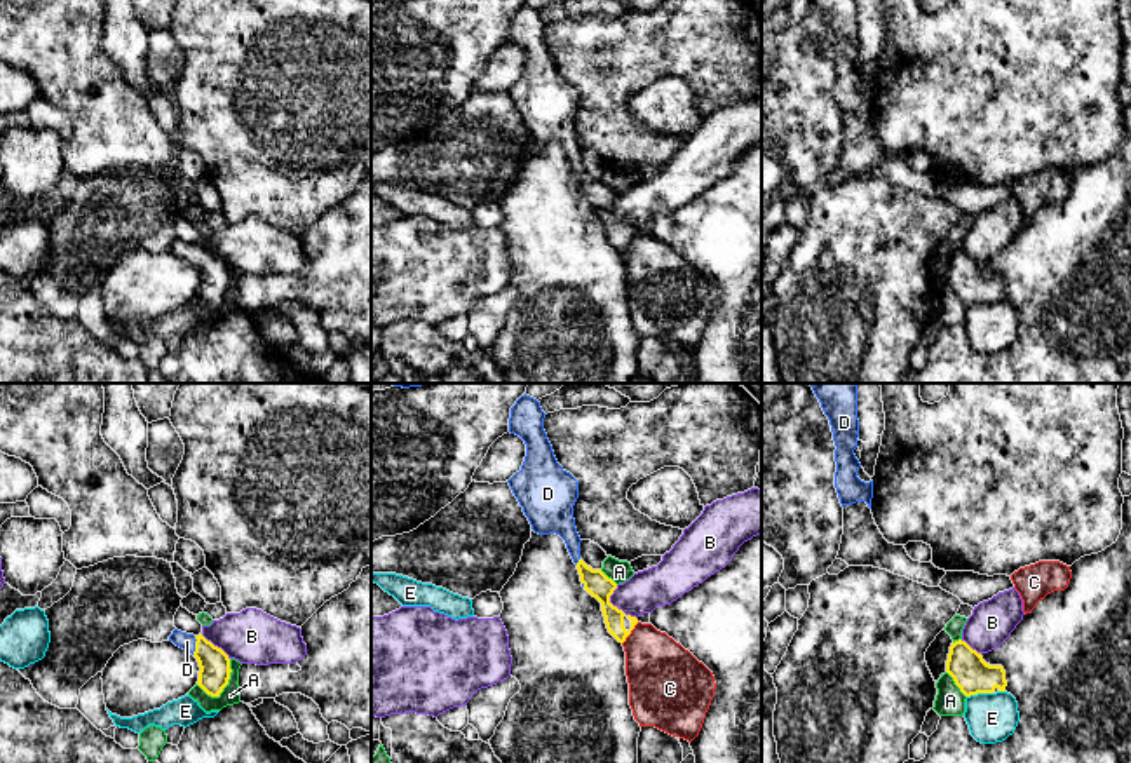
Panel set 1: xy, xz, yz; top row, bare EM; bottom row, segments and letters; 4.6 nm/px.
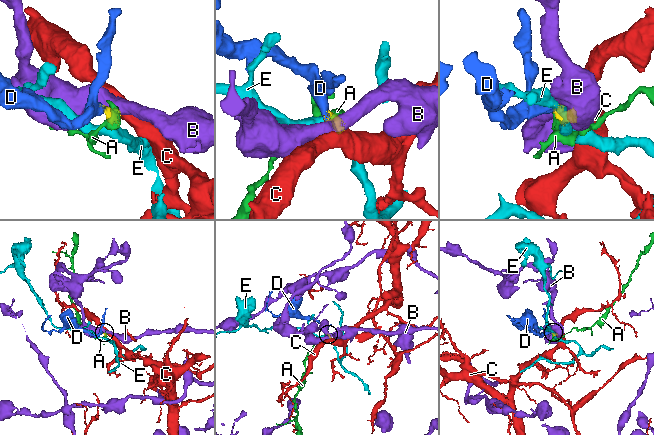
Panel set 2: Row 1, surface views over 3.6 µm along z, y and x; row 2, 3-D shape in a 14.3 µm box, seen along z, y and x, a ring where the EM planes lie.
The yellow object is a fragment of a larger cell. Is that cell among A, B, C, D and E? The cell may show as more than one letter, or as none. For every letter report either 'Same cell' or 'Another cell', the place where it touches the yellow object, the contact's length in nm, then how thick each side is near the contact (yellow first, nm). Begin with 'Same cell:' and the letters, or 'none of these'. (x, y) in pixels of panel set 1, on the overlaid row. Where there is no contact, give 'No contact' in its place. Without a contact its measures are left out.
Same cell: D
A: Another cell. Touches yellow at xy (227, 681). Shared border 200 nm. Thickness 140 nm (yellow) against 80 nm
B: Another cell. Touches yellow at xz (616, 607). Shared border 190 nm. Thickness 110 nm (yellow) against 190 nm
C: Another cell. Touches yellow at xz (629, 633). Shared border 130 nm. Thickness 110 nm (yellow) against 320 nm
D: Same cell. Touches yellow at xy (196, 645). Shared border 90 nm. Thickness 140 nm (yellow) against 80 nm
E: Another cell. Touches yellow at yz (980, 692). Shared border 120 nm. Thickness 170 nm (yellow) against 220 nm

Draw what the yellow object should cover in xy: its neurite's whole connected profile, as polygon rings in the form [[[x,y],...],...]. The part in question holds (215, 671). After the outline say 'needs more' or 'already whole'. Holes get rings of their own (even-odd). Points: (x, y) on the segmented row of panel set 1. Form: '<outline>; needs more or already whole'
[[[178,629],[169,636],[176,646],[192,653],[199,662],[199,681],[197,685],[211,697],[220,697],[230,679],[230,658],[228,655],[207,641],[202,634],[193,636]]]; needs more

